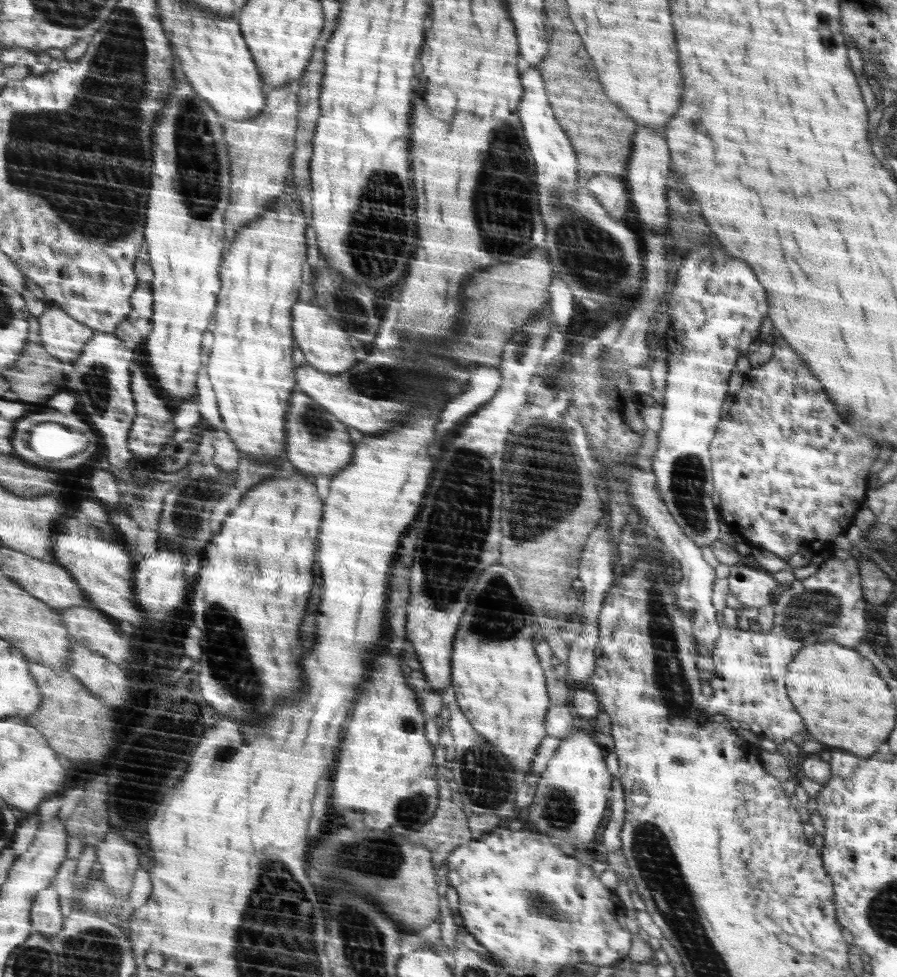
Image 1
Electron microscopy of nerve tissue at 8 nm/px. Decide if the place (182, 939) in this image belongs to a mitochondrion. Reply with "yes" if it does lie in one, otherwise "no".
no

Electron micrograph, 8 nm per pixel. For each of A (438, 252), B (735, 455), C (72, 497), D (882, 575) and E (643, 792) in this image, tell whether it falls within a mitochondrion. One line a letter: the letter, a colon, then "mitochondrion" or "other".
A: other
B: other
C: other
D: mitochondrion
E: other

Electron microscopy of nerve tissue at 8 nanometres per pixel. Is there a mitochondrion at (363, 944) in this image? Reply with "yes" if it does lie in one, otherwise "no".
yes

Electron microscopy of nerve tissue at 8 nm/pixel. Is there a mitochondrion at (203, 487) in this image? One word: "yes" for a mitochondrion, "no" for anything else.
yes

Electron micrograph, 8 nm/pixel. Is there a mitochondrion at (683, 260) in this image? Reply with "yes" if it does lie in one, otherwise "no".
no

